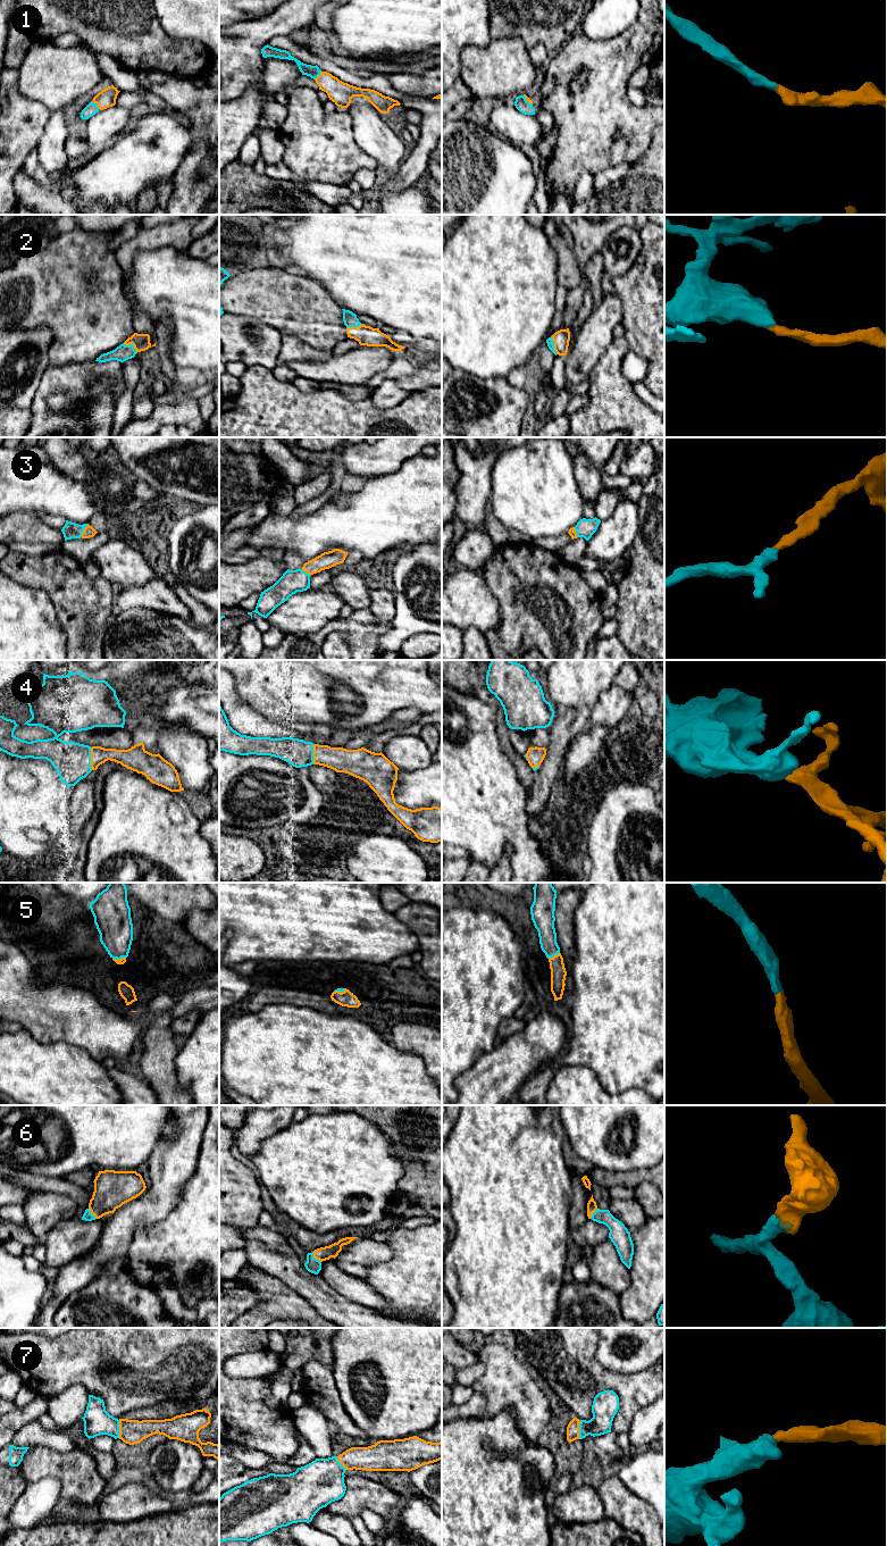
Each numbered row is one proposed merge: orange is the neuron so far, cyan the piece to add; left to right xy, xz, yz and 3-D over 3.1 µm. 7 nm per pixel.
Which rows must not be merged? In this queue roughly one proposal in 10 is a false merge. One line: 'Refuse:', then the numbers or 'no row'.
Refuse: no row

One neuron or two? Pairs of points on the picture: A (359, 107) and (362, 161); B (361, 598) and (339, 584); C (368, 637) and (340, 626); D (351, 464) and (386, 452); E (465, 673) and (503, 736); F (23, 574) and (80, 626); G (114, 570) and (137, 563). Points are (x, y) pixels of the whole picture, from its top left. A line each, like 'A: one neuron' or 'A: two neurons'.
A: two neurons
B: one neuron
C: one neuron
D: one neuron
E: one neuron
F: one neuron
G: one neuron

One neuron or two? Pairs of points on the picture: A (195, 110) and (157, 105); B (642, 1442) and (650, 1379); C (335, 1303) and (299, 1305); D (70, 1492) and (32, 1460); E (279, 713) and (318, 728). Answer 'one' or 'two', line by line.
A: two
B: two
C: two
D: one
E: two

